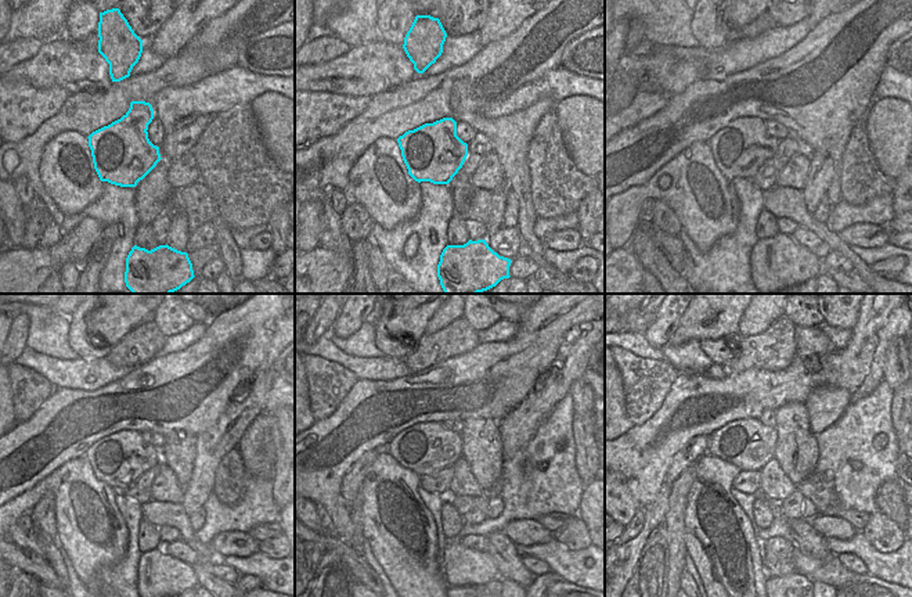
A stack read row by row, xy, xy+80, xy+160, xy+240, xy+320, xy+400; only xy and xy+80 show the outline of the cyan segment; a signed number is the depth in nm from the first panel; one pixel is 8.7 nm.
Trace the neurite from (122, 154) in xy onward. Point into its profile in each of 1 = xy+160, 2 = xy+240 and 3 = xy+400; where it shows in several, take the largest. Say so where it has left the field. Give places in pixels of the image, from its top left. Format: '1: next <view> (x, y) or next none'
1: next xy+160 (738, 150)
2: next xy+240 (119, 459)
3: next xy+400 (756, 437)

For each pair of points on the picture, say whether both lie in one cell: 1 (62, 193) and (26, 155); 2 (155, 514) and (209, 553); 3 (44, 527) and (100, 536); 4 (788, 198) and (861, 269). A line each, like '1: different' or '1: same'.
1: different
2: same
3: different
4: same

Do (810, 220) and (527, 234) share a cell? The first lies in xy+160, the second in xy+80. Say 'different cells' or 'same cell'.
different cells

